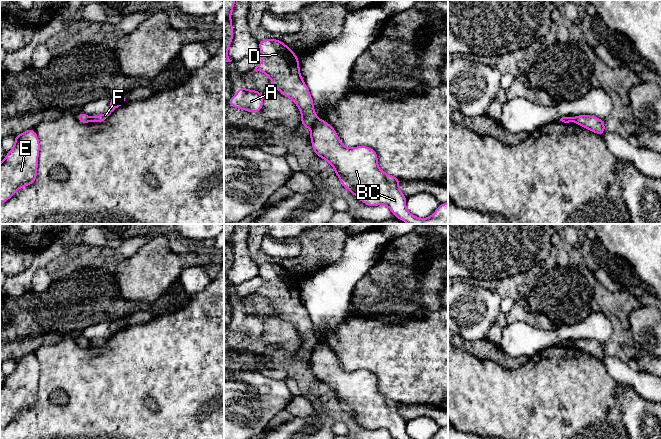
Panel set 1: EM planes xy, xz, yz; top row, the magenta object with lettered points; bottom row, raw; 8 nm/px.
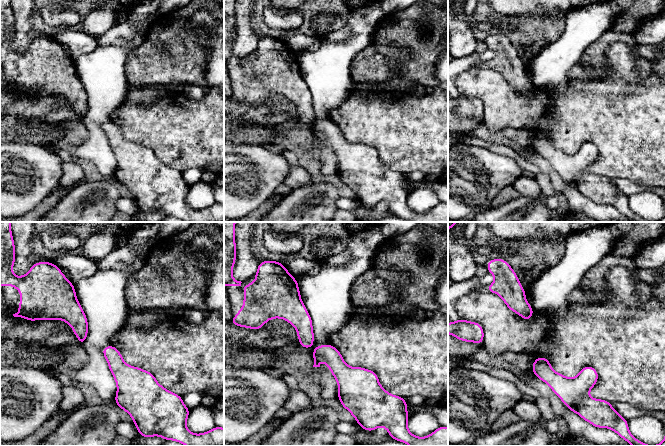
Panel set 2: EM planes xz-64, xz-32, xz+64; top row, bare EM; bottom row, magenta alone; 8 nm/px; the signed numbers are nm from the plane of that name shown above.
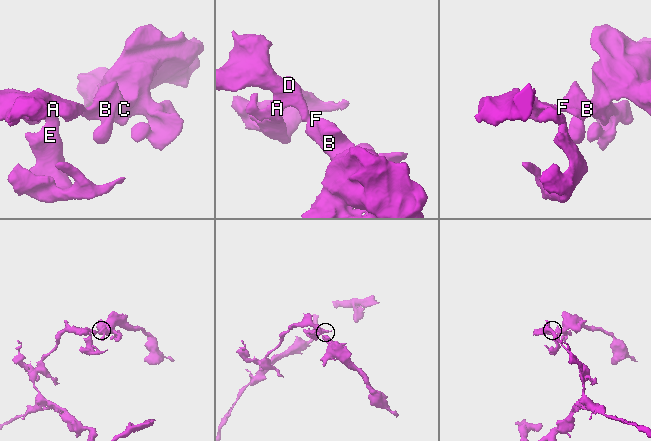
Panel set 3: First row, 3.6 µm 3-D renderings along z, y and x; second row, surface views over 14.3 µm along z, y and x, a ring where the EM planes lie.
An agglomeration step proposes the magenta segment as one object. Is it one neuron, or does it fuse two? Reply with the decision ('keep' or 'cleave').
cleave

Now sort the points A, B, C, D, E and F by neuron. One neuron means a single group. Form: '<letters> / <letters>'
A D E / B C F

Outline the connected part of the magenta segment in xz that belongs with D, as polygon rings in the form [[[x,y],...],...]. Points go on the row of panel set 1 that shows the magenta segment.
[[[276,38],[259,41],[258,51],[263,59],[254,71],[266,74],[272,85],[297,105],[302,117],[302,128],[312,127],[318,117],[308,86],[300,74],[297,55]]]

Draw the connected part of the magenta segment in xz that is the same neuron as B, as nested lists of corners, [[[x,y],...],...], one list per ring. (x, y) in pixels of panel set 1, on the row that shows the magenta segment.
[[[322,119],[311,127],[309,136],[313,152],[334,168],[342,186],[365,205],[386,205],[395,218],[408,224],[448,224],[448,203],[440,203],[435,212],[424,219],[407,210],[407,197],[399,189],[401,179],[379,168],[373,148],[344,146],[336,130]]]

